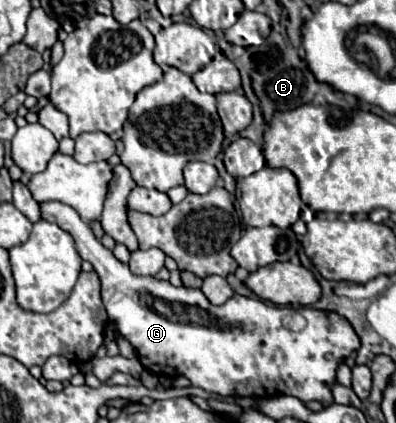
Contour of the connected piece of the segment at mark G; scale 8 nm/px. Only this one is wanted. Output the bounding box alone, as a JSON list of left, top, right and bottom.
[41,201,361,407]

